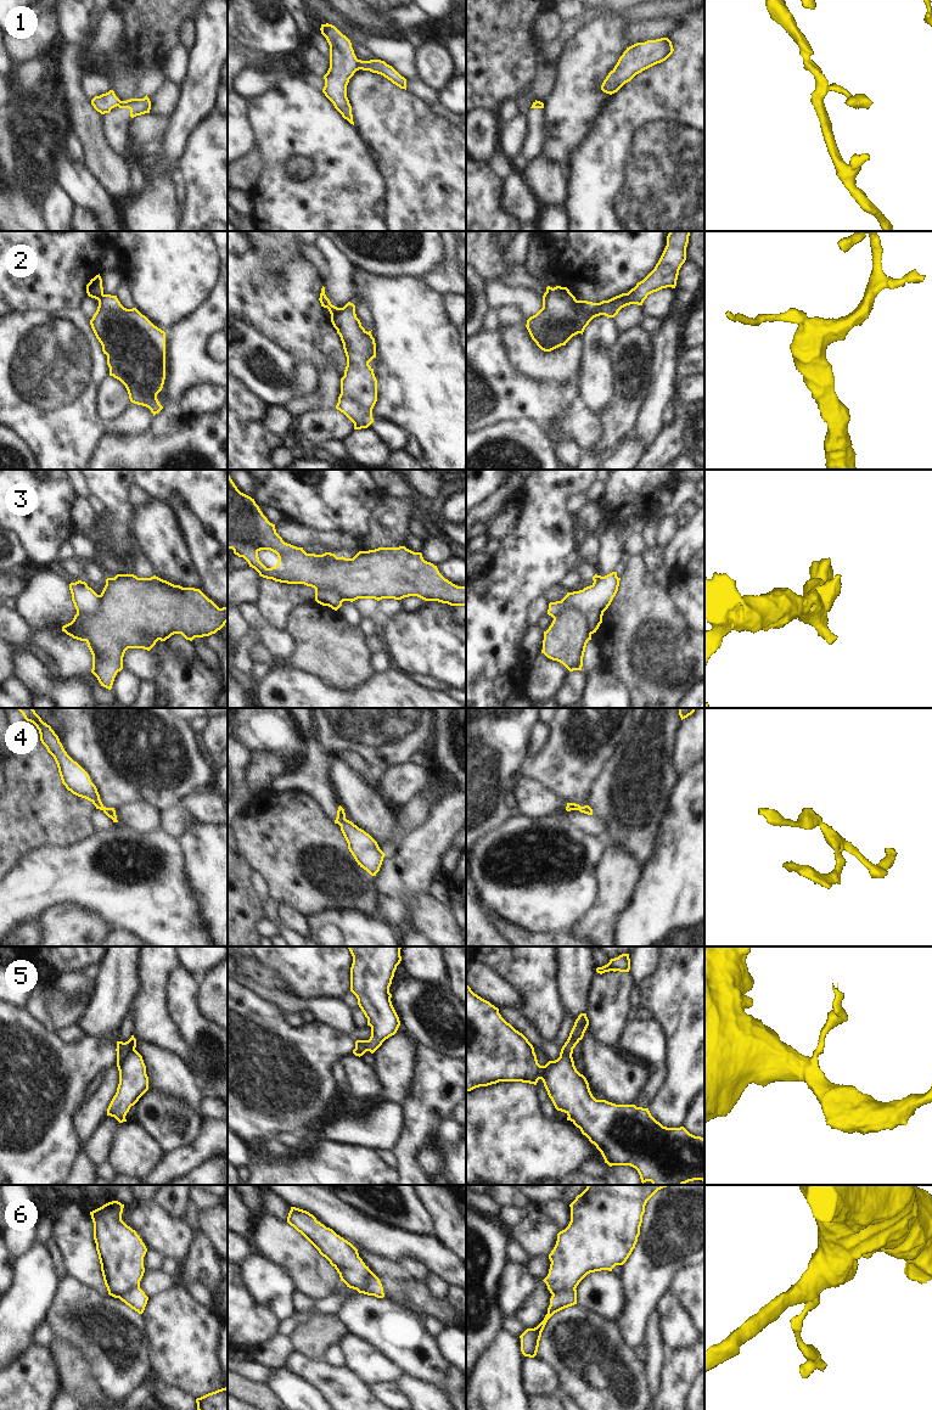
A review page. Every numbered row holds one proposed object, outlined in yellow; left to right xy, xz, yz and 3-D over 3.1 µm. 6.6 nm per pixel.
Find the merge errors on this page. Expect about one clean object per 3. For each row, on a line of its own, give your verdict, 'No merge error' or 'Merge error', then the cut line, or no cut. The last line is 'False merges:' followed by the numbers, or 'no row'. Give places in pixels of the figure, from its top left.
1: Merge error. Split along xz (359, 60), (358, 68)
2: Merge error. Split along xz (342, 308), (331, 316)
3: Merge error. Split along yz (554, 617), (565, 610), (578, 610), (587, 618), (591, 633)
4: No merge error. No split
5: Merge error. Split along xy (134, 1048), (117, 1065)
6: Merge error. Split along yz (574, 1288), (557, 1291), (552, 1295)
False merges: 1, 2, 3, 5, 6

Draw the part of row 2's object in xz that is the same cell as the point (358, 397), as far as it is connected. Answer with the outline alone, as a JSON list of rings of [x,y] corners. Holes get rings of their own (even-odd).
[[[348,302],[338,314],[331,316],[347,356],[341,394],[336,409],[353,423],[354,429],[367,428],[372,422],[372,409],[377,401],[377,380],[369,363],[376,358],[376,343],[355,314],[355,305]]]

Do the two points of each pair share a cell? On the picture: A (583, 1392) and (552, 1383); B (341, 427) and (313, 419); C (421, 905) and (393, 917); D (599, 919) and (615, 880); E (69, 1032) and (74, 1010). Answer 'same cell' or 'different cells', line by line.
A: different cells
B: same cell
C: different cells
D: same cell
E: different cells

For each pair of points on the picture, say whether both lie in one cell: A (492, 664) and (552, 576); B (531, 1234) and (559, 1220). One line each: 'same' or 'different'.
A: same
B: same

